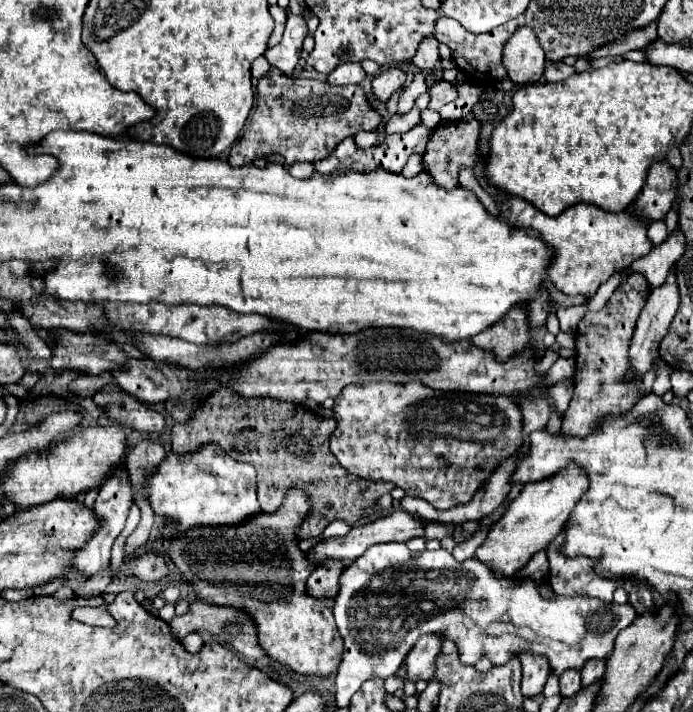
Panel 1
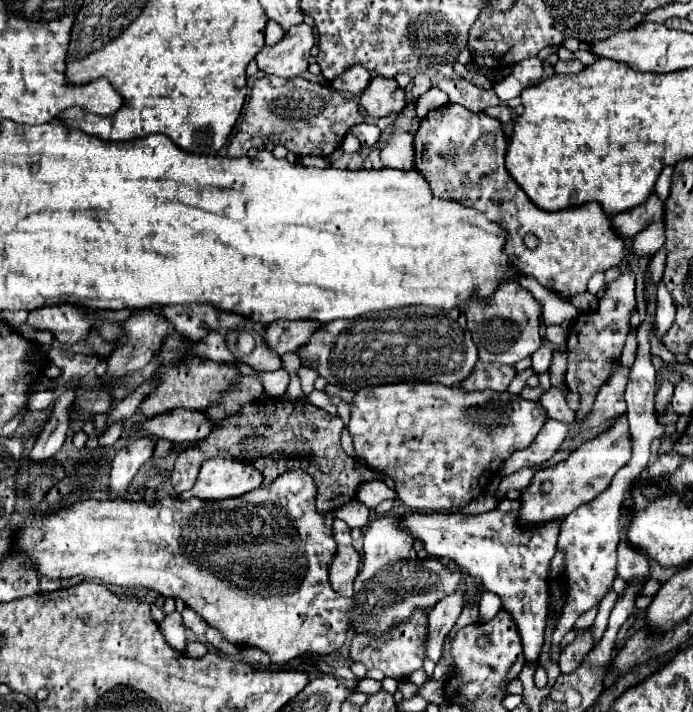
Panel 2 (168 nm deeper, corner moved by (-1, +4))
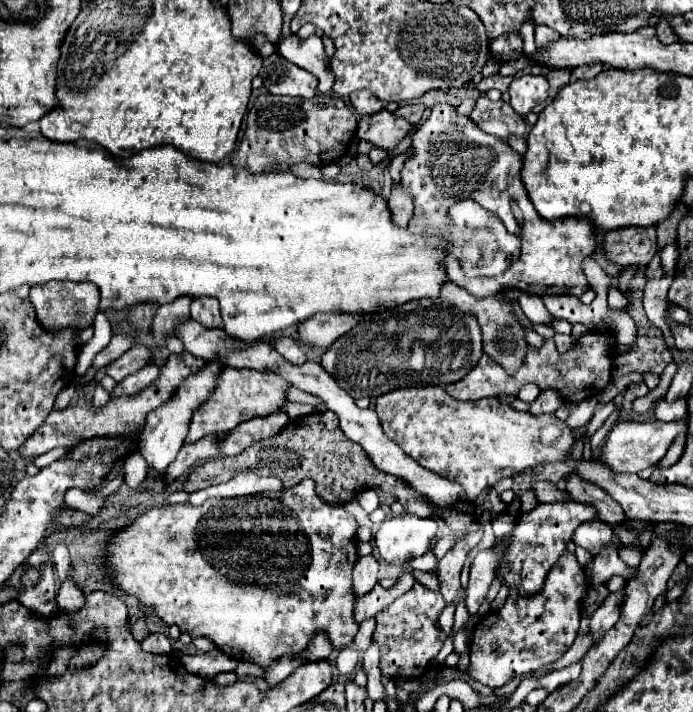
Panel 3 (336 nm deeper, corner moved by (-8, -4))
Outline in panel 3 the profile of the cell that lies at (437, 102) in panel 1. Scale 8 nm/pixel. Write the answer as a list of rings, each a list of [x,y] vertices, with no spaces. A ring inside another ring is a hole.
[[[480,95],[476,99],[476,107],[468,115],[482,131],[500,135],[500,139],[508,141],[508,135],[524,135],[526,121],[524,117],[516,115],[508,103],[494,103],[486,95]]]

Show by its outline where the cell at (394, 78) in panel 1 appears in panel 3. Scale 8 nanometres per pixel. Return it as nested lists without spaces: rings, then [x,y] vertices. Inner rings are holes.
[[[380,109],[376,115],[360,117],[356,135],[358,135],[358,139],[366,139],[372,145],[390,151],[406,137],[406,133],[410,129],[412,129],[412,125],[408,121],[404,121],[404,117],[394,115],[394,111]]]

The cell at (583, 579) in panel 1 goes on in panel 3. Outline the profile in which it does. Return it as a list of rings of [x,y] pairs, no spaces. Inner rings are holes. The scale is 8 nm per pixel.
[[[592,519],[592,521],[586,521],[586,523],[580,523],[578,529],[574,531],[572,535],[572,541],[580,547],[584,547],[590,557],[598,557],[602,555],[602,551],[608,547],[608,545],[614,545],[614,549],[618,551],[622,547],[616,531],[612,529],[612,525],[600,521],[600,519]]]

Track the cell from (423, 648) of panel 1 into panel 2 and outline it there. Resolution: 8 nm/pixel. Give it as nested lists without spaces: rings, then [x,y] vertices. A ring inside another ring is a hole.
[[[455,591],[453,595],[443,597],[431,611],[429,611],[429,641],[427,641],[427,657],[435,663],[441,657],[443,639],[453,629],[455,621],[465,607],[465,591]]]

